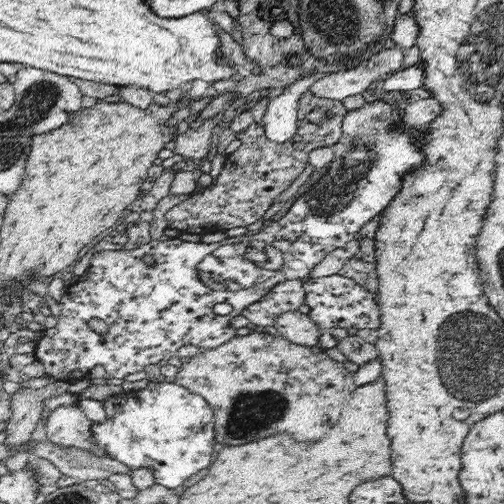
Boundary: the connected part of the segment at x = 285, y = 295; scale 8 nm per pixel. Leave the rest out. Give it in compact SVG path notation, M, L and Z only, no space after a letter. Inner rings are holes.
M285 280L276 284L258 302L242 310L252 324L256 326L273 326L278 315L296 311L305 303L305 290L300 280Z

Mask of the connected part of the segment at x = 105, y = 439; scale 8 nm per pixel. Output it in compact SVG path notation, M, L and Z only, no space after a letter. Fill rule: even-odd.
M150 381L145 390L139 392L121 392L103 402L107 415L104 423L93 423L92 441L106 452L109 457L118 460L131 470L148 468L155 476L155 482L168 488L182 488L182 484L200 470L208 469L216 443L214 411L206 399L189 392L175 382L166 383Z

